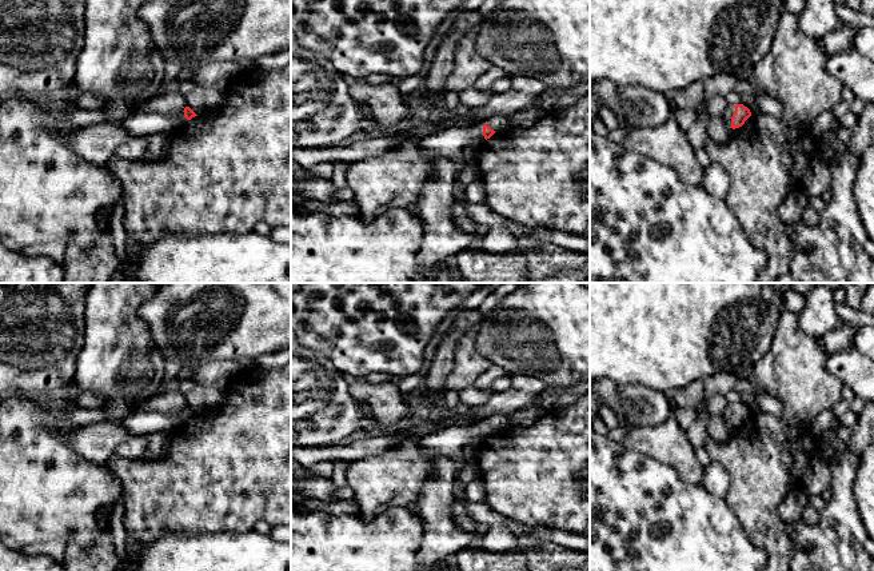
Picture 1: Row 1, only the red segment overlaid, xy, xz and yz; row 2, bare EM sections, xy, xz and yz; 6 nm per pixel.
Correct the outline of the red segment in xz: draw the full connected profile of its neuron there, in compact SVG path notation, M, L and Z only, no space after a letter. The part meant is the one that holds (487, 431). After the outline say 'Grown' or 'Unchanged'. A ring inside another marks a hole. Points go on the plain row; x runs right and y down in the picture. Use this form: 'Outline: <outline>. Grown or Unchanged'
Outline: M495 414L486 420L467 427L447 427L436 434L420 438L420 451L424 458L448 455L462 460L462 448L490 438L495 431L508 426L506 414Z. Grown

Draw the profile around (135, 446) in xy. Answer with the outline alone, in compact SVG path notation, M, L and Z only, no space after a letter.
M133 435L125 443L119 446L117 452L131 459L140 459L145 450L145 435Z

